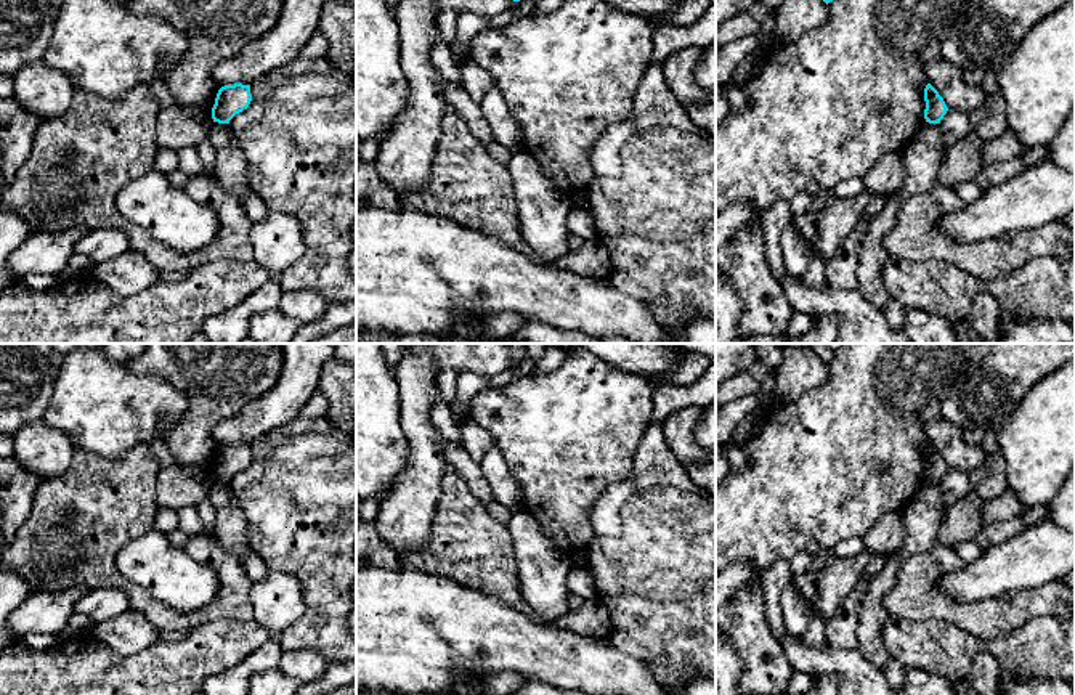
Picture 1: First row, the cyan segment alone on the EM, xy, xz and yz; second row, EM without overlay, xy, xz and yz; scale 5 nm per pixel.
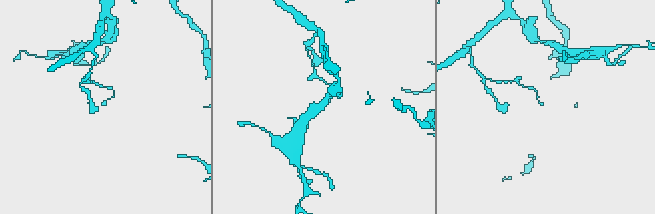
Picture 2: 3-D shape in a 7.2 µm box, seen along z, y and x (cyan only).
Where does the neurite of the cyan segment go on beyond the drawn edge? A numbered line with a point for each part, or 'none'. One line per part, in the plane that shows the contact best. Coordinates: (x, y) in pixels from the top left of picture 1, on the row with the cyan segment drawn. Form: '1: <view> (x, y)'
none

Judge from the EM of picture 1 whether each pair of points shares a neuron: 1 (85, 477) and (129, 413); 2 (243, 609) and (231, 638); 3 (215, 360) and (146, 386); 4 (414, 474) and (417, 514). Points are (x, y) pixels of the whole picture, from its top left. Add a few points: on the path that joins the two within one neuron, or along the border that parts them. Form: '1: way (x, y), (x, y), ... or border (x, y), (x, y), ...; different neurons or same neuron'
1: border (137, 445), (116, 458), (103, 458), (76, 450); different neurons
2: border (252, 617), (247, 620), (209, 620), (201, 626); different neurons
3: border (130, 368), (161, 374), (185, 395), (188, 408); different neurons
4: way (416, 483), (416, 504); same neuron

